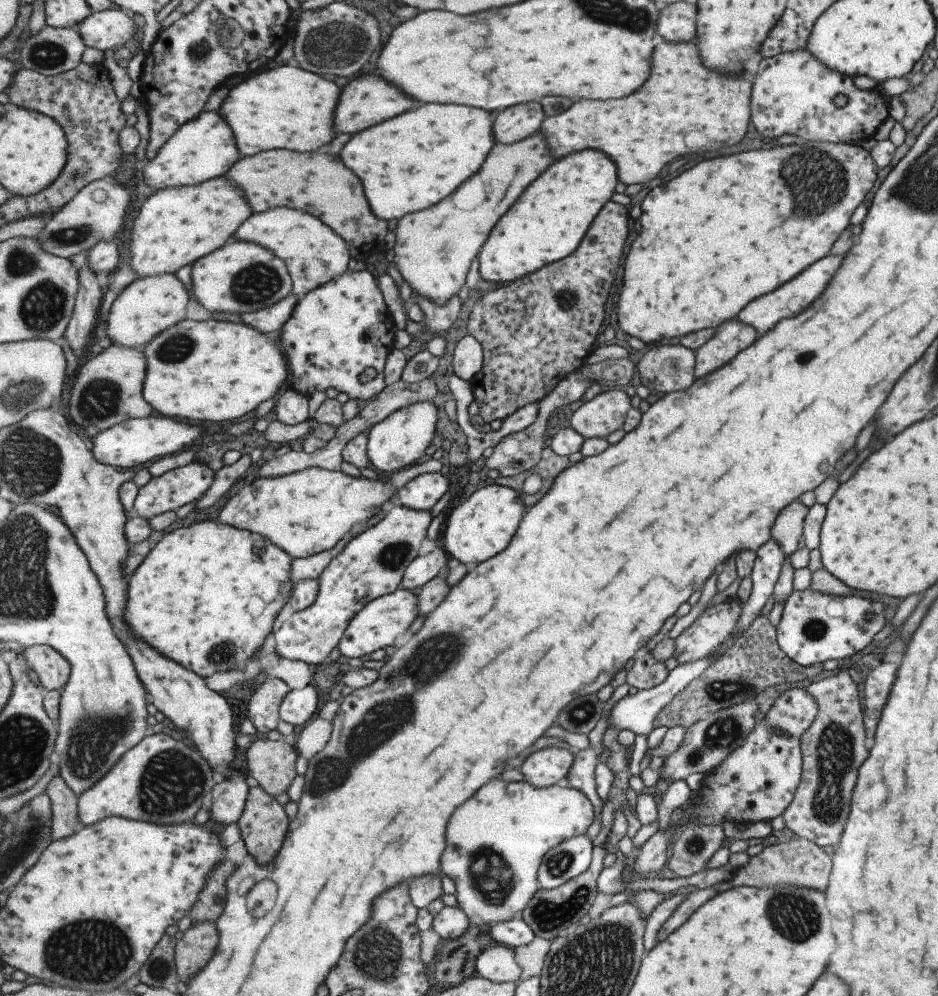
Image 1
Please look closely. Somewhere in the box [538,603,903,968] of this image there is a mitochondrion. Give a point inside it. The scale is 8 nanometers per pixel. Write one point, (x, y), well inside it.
(834, 752)

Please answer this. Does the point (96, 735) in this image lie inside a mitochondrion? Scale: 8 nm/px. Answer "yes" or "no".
yes

